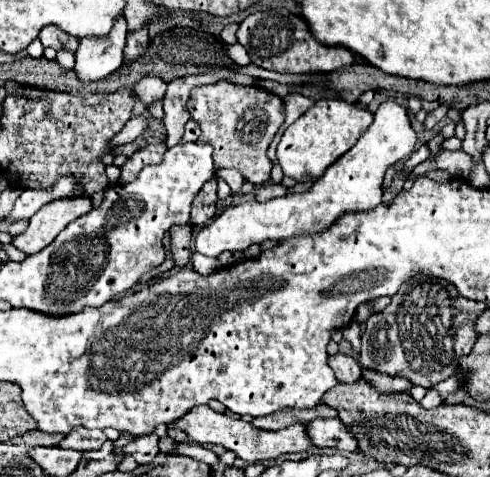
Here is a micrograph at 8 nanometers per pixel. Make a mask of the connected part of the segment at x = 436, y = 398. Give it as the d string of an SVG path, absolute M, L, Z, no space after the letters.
M430 389L428 393L426 393L426 397L420 401L420 405L424 407L424 409L434 409L434 407L438 407L442 403L442 397L440 397L440 393L436 391L436 389Z

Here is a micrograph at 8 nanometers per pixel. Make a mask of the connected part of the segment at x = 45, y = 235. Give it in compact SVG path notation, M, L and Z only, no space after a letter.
M88 197L72 199L72 201L52 201L52 205L44 205L34 217L30 217L28 229L20 235L12 237L12 245L26 255L42 251L50 245L56 235L74 219L86 215L92 209Z

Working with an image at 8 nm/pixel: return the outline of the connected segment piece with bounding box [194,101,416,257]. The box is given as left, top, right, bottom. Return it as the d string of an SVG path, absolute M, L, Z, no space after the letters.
M386 101L374 115L370 129L358 139L358 145L328 169L322 181L316 181L302 195L286 195L266 203L248 201L228 207L222 215L202 227L194 237L194 247L206 257L218 257L222 251L244 251L262 241L284 241L296 235L312 235L330 229L346 213L362 213L382 203L382 181L386 169L408 159L416 149L416 133L410 127L406 109L396 101Z

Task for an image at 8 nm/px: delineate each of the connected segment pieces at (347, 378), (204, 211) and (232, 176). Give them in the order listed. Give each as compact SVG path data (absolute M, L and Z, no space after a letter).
M334 355L330 357L330 367L334 369L336 373L336 379L340 383L356 383L360 379L360 365L352 359L352 357L346 357L346 355Z
M210 179L202 191L198 193L196 201L192 203L192 223L202 227L204 223L208 223L214 215L216 215L216 203L218 203L218 197L216 197L216 181Z
M216 171L216 175L218 177L222 177L228 185L230 185L230 189L232 189L232 193L236 195L236 193L240 193L242 191L242 185L244 185L244 179L242 179L242 175L238 173L238 171Z

